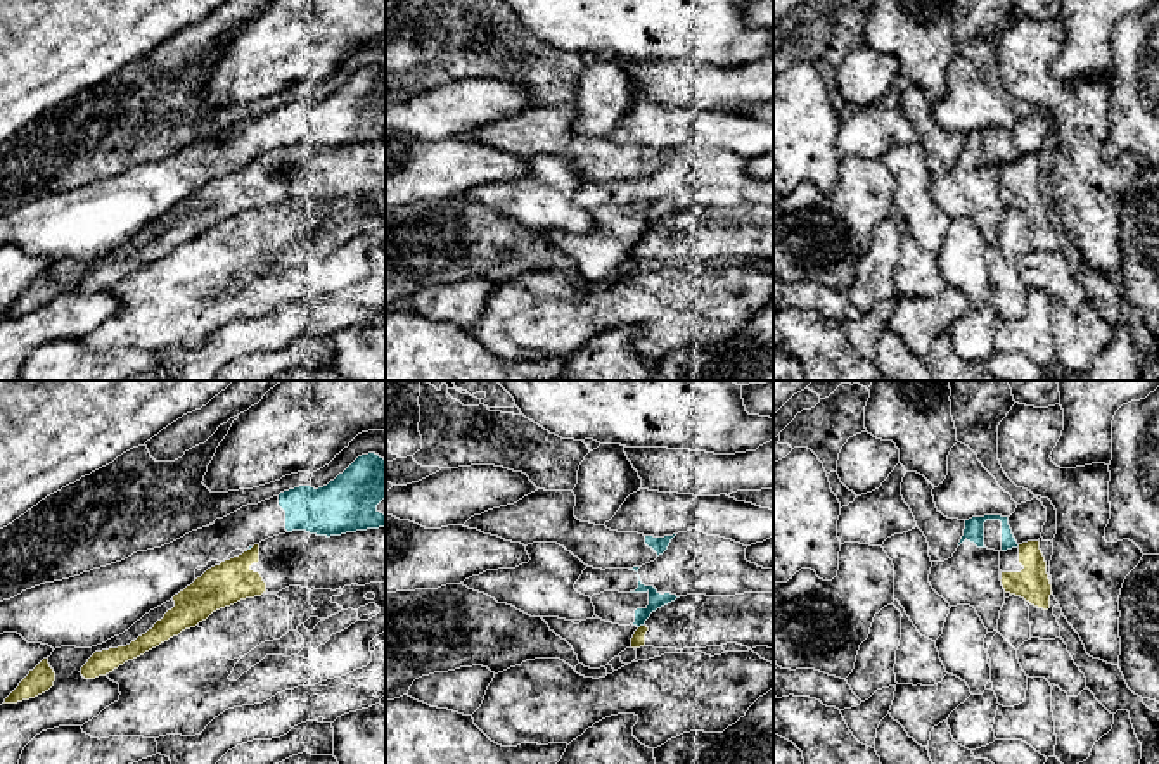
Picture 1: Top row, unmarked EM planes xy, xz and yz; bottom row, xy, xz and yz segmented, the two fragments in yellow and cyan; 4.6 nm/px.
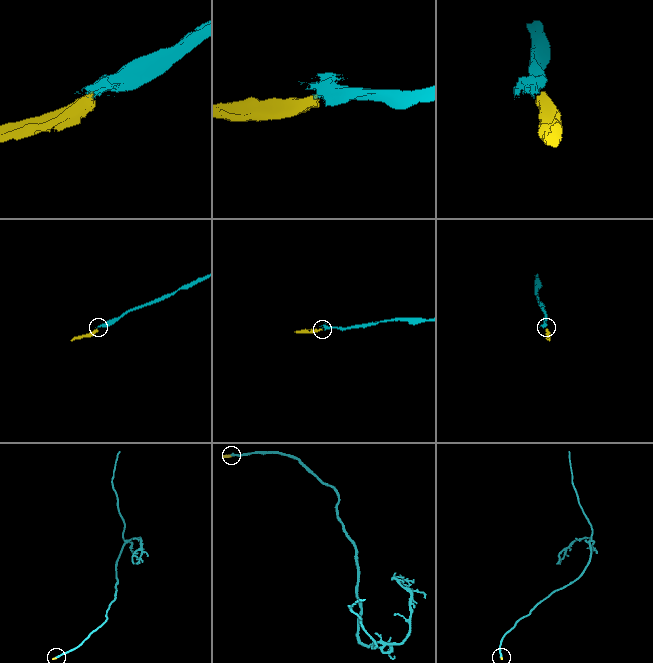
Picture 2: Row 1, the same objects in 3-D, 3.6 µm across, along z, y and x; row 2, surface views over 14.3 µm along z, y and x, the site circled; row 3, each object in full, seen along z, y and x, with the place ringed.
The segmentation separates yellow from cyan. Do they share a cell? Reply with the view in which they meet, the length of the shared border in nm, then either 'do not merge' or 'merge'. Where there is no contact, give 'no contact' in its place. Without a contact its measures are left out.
xz | 30 nm | do not merge

